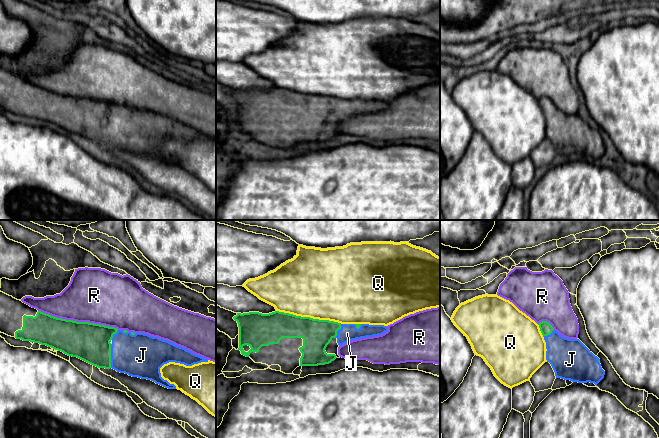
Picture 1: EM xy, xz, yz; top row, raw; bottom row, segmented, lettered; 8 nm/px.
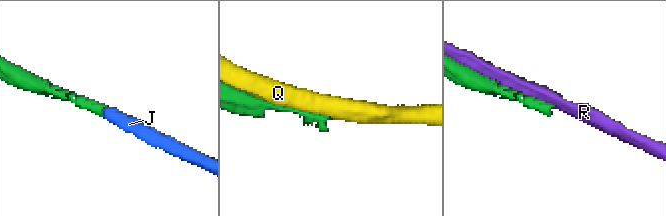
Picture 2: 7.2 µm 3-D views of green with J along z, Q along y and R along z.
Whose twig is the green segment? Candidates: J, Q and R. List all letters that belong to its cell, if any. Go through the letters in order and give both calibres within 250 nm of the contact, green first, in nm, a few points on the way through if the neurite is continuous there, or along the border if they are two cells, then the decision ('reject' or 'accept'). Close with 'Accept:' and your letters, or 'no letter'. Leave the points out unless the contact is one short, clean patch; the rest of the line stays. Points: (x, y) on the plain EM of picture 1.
J: 320 nm thick on the green side, 360 nm on the other; accept
Q: 240 nm thick on the green side, 500 nm on the other; reject
R: 320 nm thick on the green side, 440 nm on the other; reject
Accept: J

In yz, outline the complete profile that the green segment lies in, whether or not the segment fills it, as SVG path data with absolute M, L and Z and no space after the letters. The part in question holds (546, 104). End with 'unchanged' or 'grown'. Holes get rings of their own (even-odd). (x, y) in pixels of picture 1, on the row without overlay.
M547 97L539 100L546 118L546 136L555 148L556 154L578 159L597 160L604 154L600 135L579 115L568 115L554 106Z | grown

